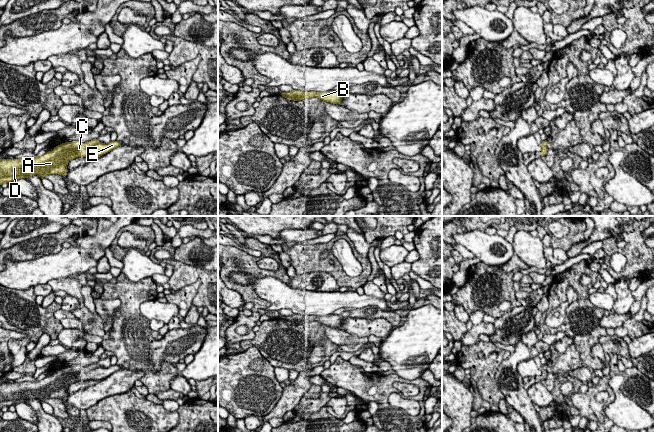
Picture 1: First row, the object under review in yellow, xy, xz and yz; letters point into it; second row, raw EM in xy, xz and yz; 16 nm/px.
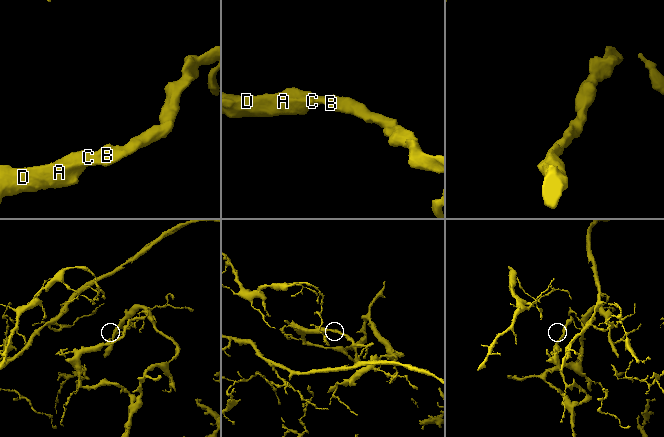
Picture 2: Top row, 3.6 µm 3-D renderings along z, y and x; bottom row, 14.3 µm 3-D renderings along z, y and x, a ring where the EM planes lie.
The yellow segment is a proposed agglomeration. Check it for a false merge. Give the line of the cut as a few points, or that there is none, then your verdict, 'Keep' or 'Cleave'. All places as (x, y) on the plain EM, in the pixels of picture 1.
No split. Keep

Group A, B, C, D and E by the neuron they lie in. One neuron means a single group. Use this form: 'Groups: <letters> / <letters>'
Groups: A B C D E

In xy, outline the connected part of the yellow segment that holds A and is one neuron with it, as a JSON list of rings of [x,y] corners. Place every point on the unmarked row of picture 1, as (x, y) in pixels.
[[[97,363],[86,367],[74,365],[62,367],[42,380],[2,383],[0,384],[0,409],[19,402],[26,403],[32,399],[41,402],[49,398],[64,400],[68,397],[66,391],[70,384],[86,380],[100,381],[121,369],[122,366],[117,364],[108,368],[100,367]]]

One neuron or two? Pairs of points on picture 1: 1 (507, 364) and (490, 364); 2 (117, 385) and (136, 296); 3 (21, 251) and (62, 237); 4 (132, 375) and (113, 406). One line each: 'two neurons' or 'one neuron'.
1: two neurons
2: two neurons
3: one neuron
4: two neurons

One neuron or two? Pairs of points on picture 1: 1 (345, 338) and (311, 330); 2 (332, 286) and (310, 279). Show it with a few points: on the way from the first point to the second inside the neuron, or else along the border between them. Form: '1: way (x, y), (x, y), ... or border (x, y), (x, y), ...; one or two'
1: border (319, 323), (324, 335), (330, 341), (339, 345); two
2: way (327, 283), (315, 280); one

